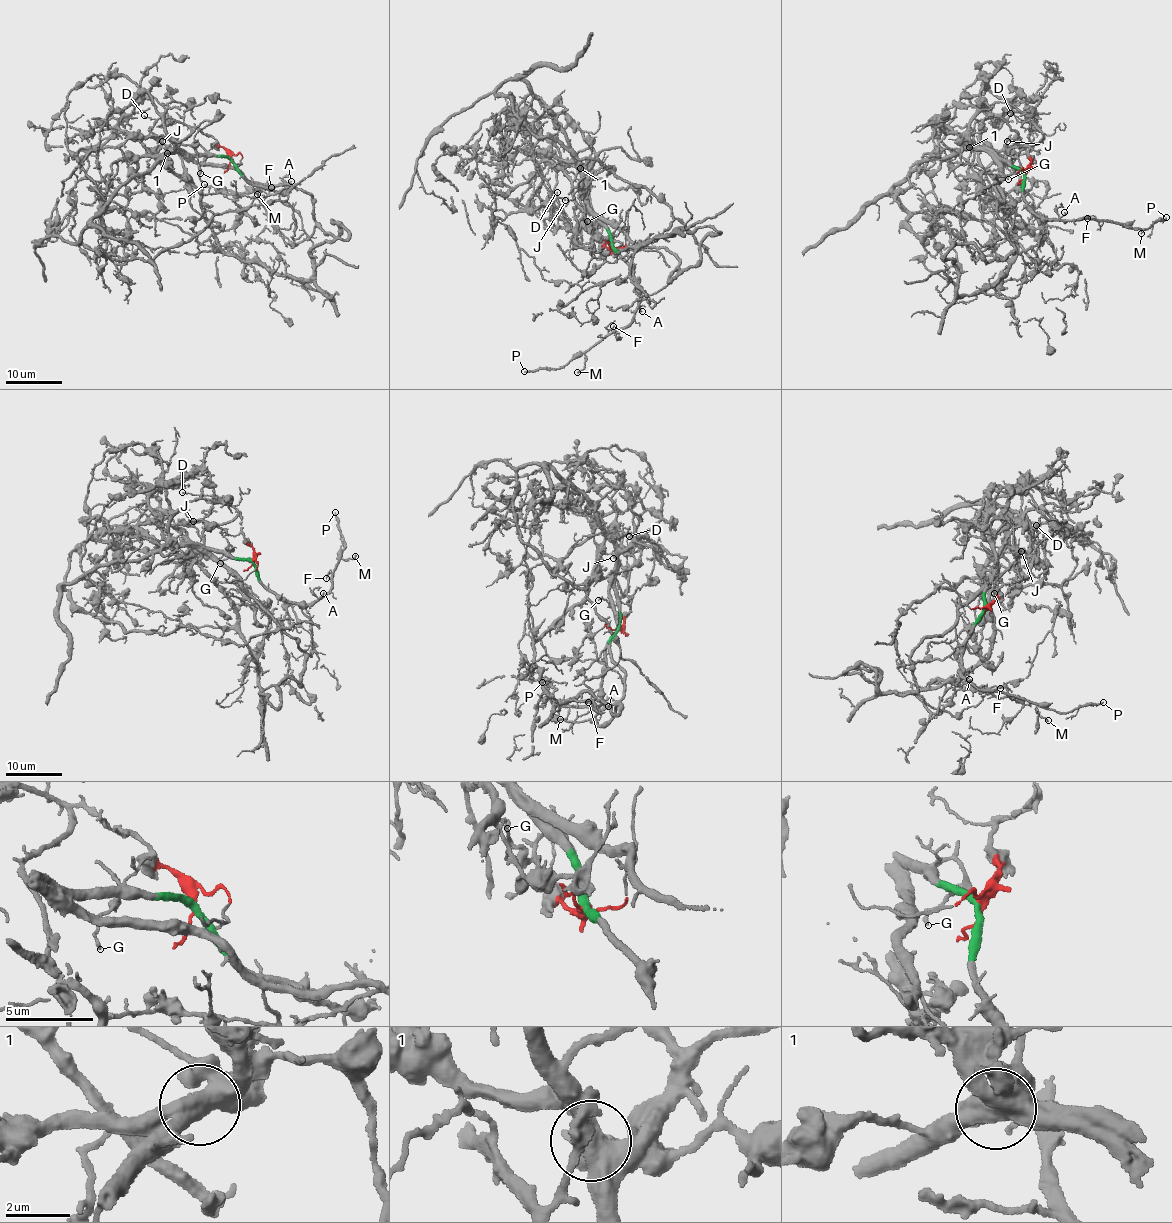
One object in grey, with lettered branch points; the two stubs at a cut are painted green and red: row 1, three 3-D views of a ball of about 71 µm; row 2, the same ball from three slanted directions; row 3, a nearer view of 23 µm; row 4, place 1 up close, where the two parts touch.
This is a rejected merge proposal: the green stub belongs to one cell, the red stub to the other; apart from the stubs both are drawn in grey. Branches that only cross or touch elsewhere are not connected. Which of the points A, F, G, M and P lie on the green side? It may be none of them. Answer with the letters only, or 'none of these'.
A, F, G, M, P

